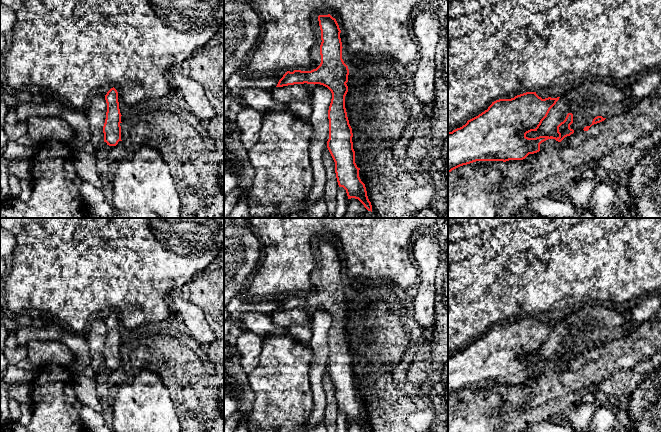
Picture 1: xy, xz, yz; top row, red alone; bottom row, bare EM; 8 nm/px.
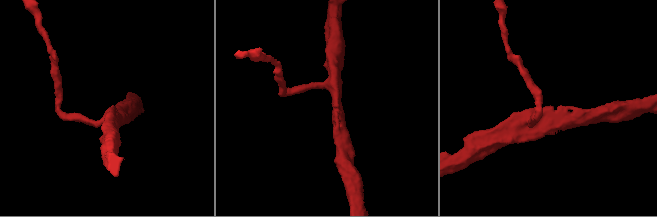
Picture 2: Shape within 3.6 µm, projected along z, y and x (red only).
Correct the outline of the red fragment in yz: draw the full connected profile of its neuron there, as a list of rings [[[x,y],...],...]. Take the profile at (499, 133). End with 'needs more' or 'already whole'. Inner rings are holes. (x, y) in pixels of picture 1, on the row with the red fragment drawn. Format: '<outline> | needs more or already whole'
[[[526,92],[511,99],[499,99],[478,116],[467,121],[460,128],[448,132],[448,173],[452,170],[476,161],[509,161],[523,160],[529,154],[540,151],[540,144],[548,139],[561,142],[565,137],[574,133],[570,128],[573,114],[568,113],[565,120],[557,126],[559,136],[539,136],[528,138],[527,133],[537,131],[550,109],[560,97],[539,97],[536,92]]] | already whole

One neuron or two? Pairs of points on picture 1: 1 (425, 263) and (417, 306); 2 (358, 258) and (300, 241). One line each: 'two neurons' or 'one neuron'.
1: one neuron
2: one neuron

